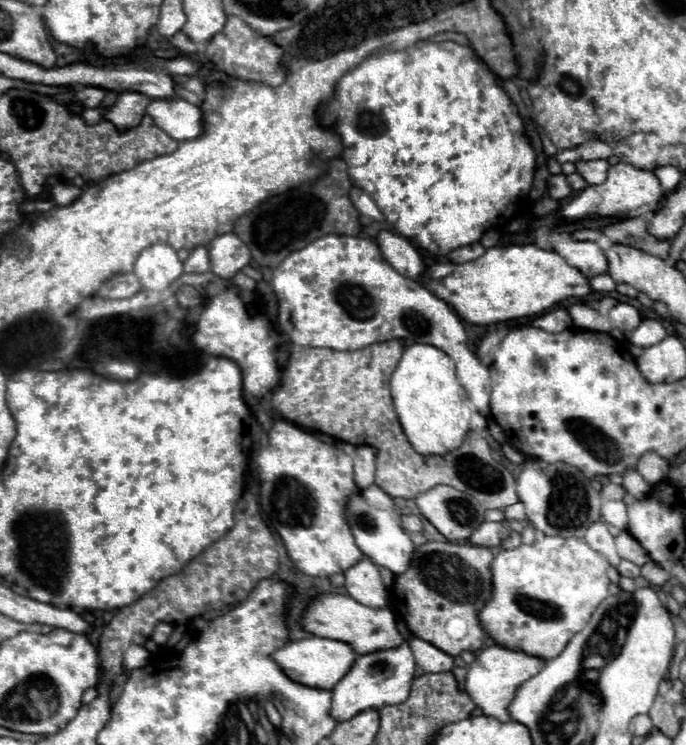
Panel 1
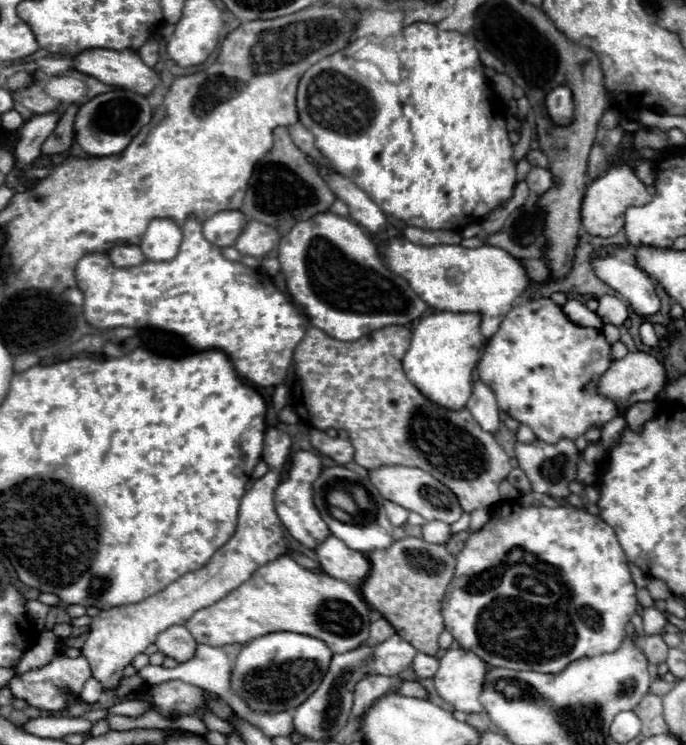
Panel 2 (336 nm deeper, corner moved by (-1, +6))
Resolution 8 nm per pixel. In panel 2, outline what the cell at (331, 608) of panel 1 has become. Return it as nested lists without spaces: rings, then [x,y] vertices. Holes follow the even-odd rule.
[[[281,556],[273,562],[257,568],[257,572],[247,582],[243,582],[239,588],[229,592],[223,600],[195,612],[187,620],[185,626],[195,636],[195,640],[199,644],[207,644],[207,646],[225,646],[225,644],[235,644],[235,642],[245,644],[253,638],[285,630],[285,632],[299,632],[299,634],[319,638],[333,652],[349,652],[349,650],[359,648],[369,638],[369,626],[371,626],[369,614],[371,614],[371,608],[361,598],[359,588],[349,586],[347,582],[335,580],[335,578],[327,576],[325,572],[319,572],[319,574],[309,572],[303,566],[299,566],[293,558]]]

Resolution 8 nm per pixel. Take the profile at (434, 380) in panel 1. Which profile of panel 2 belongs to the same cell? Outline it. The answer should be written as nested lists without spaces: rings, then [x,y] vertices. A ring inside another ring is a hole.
[[[433,312],[421,318],[413,332],[411,346],[403,358],[405,376],[427,396],[431,402],[461,410],[473,388],[473,368],[479,360],[483,336],[479,332],[479,314],[455,314],[455,312]]]

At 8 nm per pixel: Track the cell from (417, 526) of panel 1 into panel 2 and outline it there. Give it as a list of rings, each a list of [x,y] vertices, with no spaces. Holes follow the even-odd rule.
[[[385,502],[385,510],[387,510],[387,516],[391,520],[393,526],[403,526],[407,522],[407,510],[395,502]]]

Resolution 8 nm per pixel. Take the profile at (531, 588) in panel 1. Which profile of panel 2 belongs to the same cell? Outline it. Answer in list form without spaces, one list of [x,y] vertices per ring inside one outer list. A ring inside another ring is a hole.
[[[507,500],[507,502],[499,502],[491,510],[491,520],[481,530],[471,534],[467,540],[467,546],[457,554],[457,570],[455,570],[455,576],[449,584],[445,600],[443,600],[443,618],[445,618],[445,628],[453,634],[453,638],[465,650],[475,652],[479,658],[483,658],[489,666],[555,674],[555,672],[561,672],[567,664],[571,664],[577,658],[583,658],[583,656],[591,658],[591,656],[599,656],[599,654],[617,650],[625,636],[625,626],[627,626],[629,618],[633,616],[635,608],[637,608],[635,584],[633,584],[631,572],[627,568],[627,556],[625,556],[621,544],[617,542],[613,528],[607,522],[603,522],[599,516],[593,516],[581,508],[571,508],[571,506],[525,508],[517,500]]]

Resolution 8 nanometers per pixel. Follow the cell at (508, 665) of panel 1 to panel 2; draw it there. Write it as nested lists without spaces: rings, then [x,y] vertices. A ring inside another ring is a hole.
[[[449,648],[439,658],[439,670],[433,678],[435,688],[455,710],[483,712],[479,696],[483,692],[483,676],[487,676],[487,668],[489,666],[473,652]]]

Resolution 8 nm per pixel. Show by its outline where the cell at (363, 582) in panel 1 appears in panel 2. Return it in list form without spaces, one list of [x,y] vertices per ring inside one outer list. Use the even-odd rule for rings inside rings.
[[[329,536],[323,544],[319,544],[315,548],[315,554],[325,574],[337,580],[343,580],[355,588],[363,584],[363,580],[367,578],[367,572],[371,570],[369,560],[361,552],[347,548],[335,536]]]

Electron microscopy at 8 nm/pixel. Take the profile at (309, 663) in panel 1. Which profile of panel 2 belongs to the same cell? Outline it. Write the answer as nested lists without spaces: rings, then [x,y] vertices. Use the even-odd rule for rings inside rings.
[[[271,632],[267,636],[259,636],[243,646],[239,652],[239,664],[235,658],[235,666],[231,672],[231,688],[247,702],[251,710],[257,712],[283,712],[293,710],[315,688],[321,684],[333,652],[323,644],[323,640],[315,640],[313,636],[299,636],[293,632]]]

